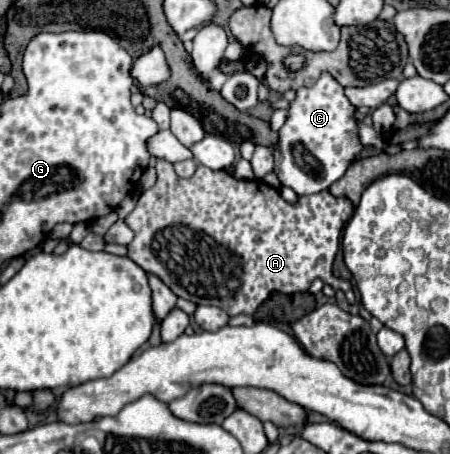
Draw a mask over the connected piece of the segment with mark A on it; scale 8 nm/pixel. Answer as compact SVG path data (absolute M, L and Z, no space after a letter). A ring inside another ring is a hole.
M157 160L155 168L155 186L139 196L135 210L125 220L135 232L133 242L127 246L127 256L145 272L157 274L179 298L195 304L211 304L223 308L229 316L237 316L255 314L271 292L307 292L315 278L321 278L335 290L351 290L351 282L333 276L331 270L343 226L353 216L349 198L335 198L325 190L317 196L301 196L297 206L291 206L263 180L237 180L225 170L213 172L205 166L199 166L197 172L185 180L175 174L173 164L167 160Z

